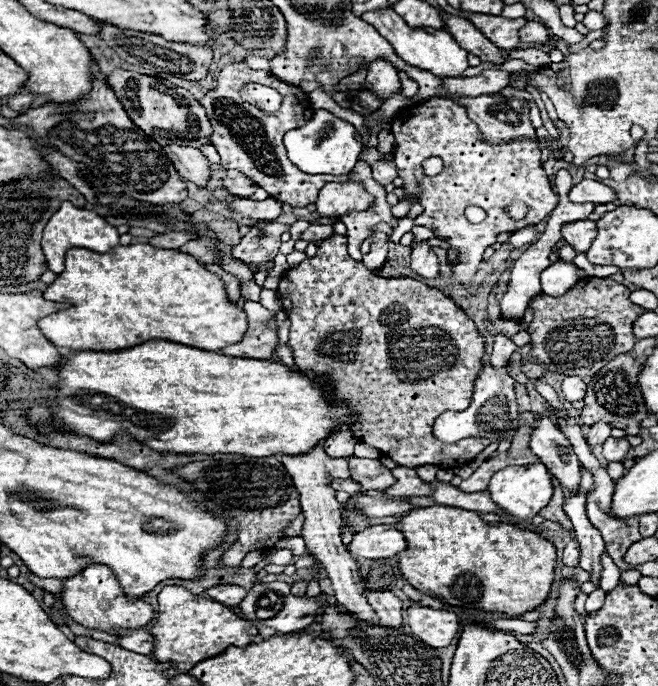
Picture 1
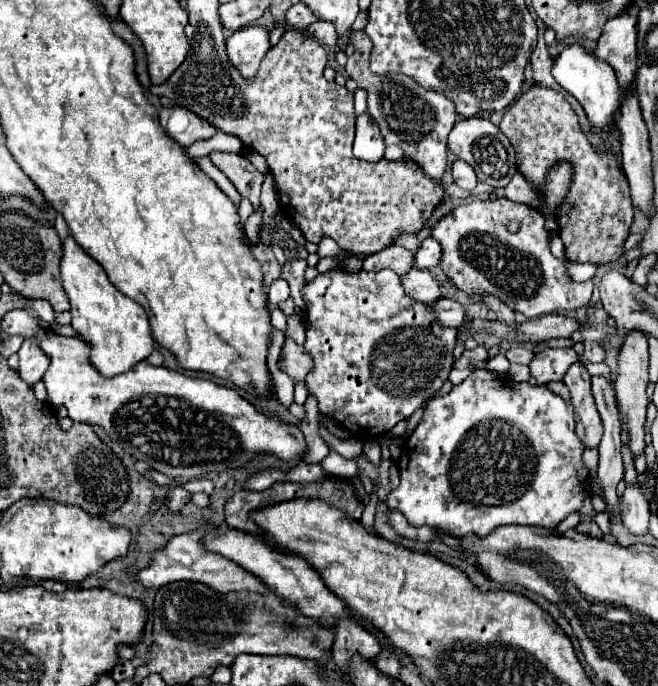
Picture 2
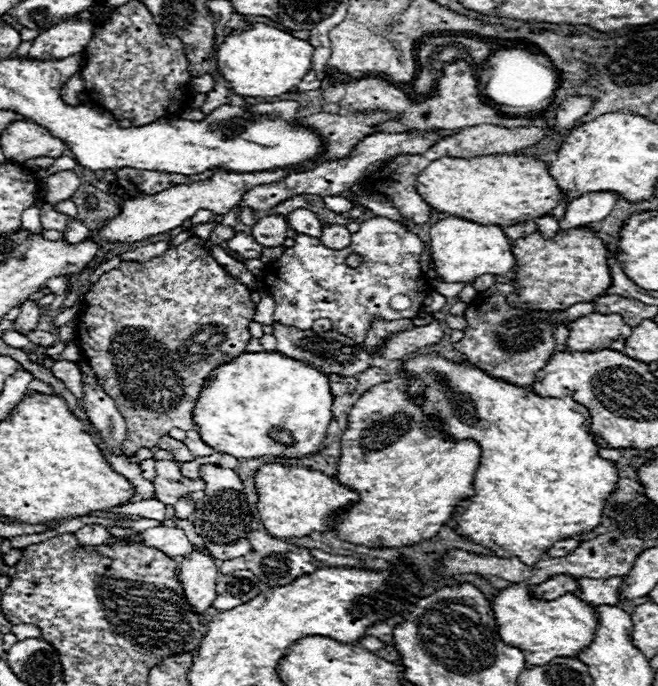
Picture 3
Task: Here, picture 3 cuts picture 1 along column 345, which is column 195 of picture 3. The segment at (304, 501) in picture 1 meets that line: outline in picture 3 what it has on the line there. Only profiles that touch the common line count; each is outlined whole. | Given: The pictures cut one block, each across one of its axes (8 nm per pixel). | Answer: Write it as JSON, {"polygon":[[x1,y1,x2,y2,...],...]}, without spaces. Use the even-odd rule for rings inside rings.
{"polygon":[[194,458,192,462,186,462,182,466,182,474,188,478,198,478,198,466,202,466,204,462,210,462,208,458],[194,548,192,554,184,556,178,566,178,576,186,594,186,600,198,610,204,612,210,608,212,600,216,598,214,586,218,576,216,560,202,548]]}

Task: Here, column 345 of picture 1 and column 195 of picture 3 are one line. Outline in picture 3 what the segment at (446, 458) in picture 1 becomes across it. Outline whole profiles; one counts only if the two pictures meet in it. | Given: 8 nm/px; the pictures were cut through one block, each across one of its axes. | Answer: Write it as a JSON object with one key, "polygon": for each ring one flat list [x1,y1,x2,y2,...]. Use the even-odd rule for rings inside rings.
{"polygon":[[198,236,194,238,188,238,186,242,182,242,180,246,172,246,168,248,162,256,158,258,152,258,148,262,120,262,118,268,110,270,110,272,104,272,100,276,100,280,92,286,92,290,88,290,86,294,86,310,82,312,80,316,80,322,76,326,76,334,80,338,80,346,82,346,82,356,86,358,88,366,92,366,92,372,96,372,96,378,100,382,100,386,104,388,104,392,114,400,116,408,120,410,120,414,126,418,126,440,122,444,122,452,124,454,134,454,138,448,154,448,158,438,162,438,164,434,168,434,172,428,182,428,182,430,194,430,194,420,192,420,192,410,196,406,196,400,200,396,200,390,204,386,204,380,208,378,208,374,220,366,220,364,226,364,230,362,232,358,240,356,246,352,246,344,250,342,250,332,248,332,248,324,252,322,254,318,254,310,256,306,252,304,250,300,250,290,240,284,238,278,230,276,216,260,214,256,210,254,210,248,206,246,206,242]]}

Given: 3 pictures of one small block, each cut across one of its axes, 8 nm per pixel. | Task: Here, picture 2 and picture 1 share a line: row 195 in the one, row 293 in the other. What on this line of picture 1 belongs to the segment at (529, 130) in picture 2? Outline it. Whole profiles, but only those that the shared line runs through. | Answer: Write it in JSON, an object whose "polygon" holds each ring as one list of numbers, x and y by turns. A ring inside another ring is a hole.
{"polygon":[[590,276,590,278,580,280,568,294,560,298,552,298,546,294,534,296,528,304,534,316,534,320,528,326,530,346,532,346,530,356,536,358,540,364,544,364,548,372,556,372,564,376,580,376,584,380,592,378,610,360,614,360,618,354,630,352,636,344,636,336,632,334,632,322,642,314,642,308,632,304,628,300,628,294,630,290,614,280]]}

